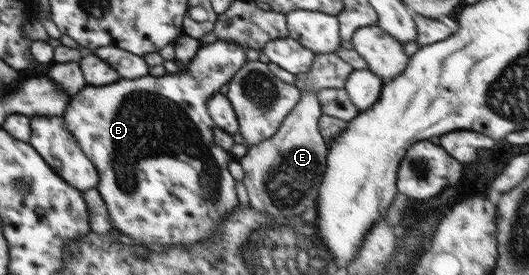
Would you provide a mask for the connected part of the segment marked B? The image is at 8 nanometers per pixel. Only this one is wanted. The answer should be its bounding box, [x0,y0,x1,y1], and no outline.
[62,39,248,249]

